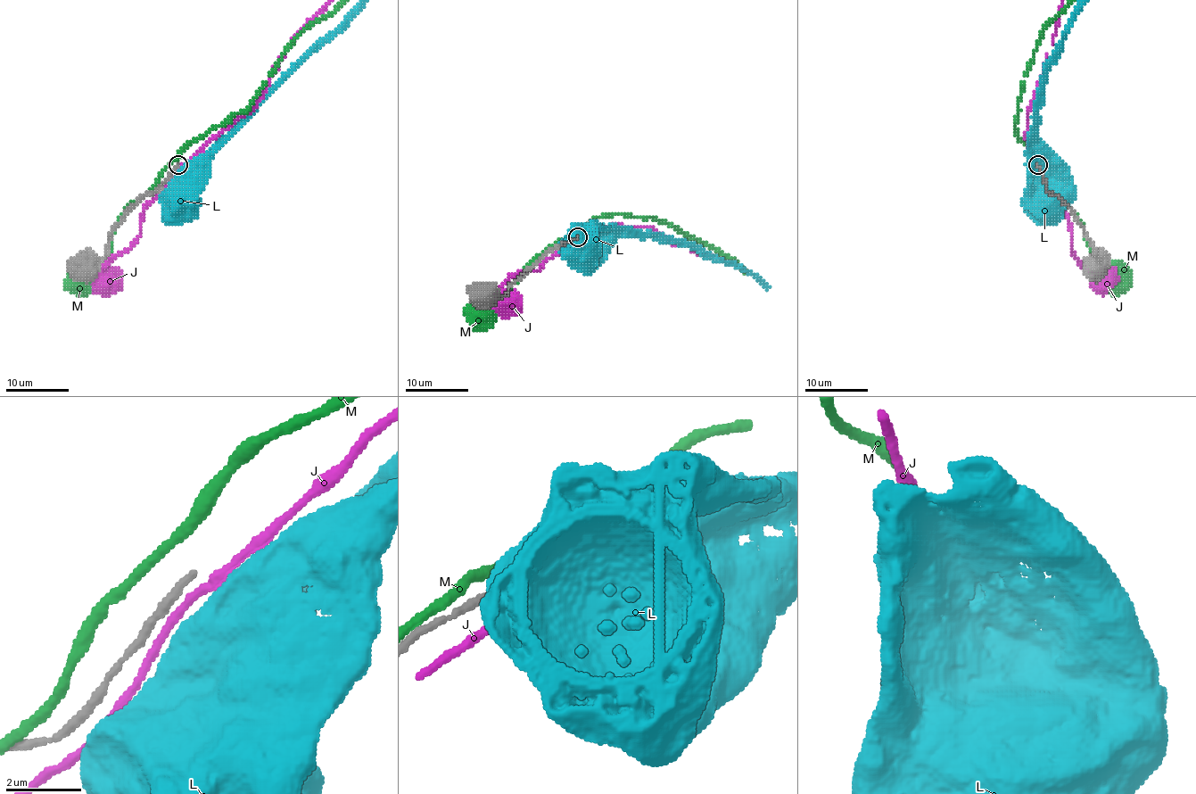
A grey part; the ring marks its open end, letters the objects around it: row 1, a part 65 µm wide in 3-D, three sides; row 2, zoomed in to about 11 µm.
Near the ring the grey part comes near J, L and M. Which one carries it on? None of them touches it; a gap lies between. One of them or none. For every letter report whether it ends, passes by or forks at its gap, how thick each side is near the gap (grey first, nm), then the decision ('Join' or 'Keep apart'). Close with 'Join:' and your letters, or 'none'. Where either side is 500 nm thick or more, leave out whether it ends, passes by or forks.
J: It passes by. Thickness 180 nm (grey) against 240 nm. Keep apart
L: Thickness 180 nm (grey) against 1000 nm. Keep apart
M: It passes by. Thickness 180 nm (grey) against 280 nm. Keep apart
Join: none

